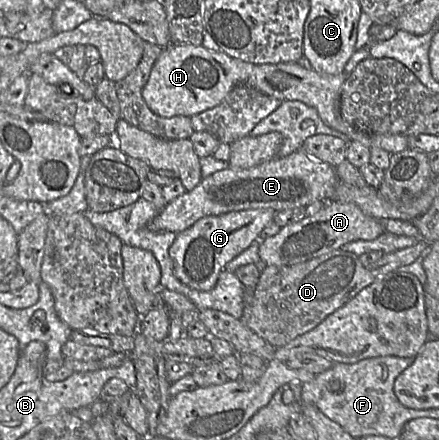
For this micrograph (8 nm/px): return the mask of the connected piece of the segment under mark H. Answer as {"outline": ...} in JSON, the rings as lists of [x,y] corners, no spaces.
{"outline":[[[171,43],[163,48],[156,60],[142,90],[142,97],[148,107],[161,117],[192,117],[217,106],[236,85],[245,84],[279,100],[299,100],[314,107],[325,124],[368,148],[379,147],[391,154],[407,149],[406,135],[370,135],[356,129],[343,118],[339,101],[346,78],[344,72],[336,75],[320,73],[298,62],[252,64],[202,45]]]}

